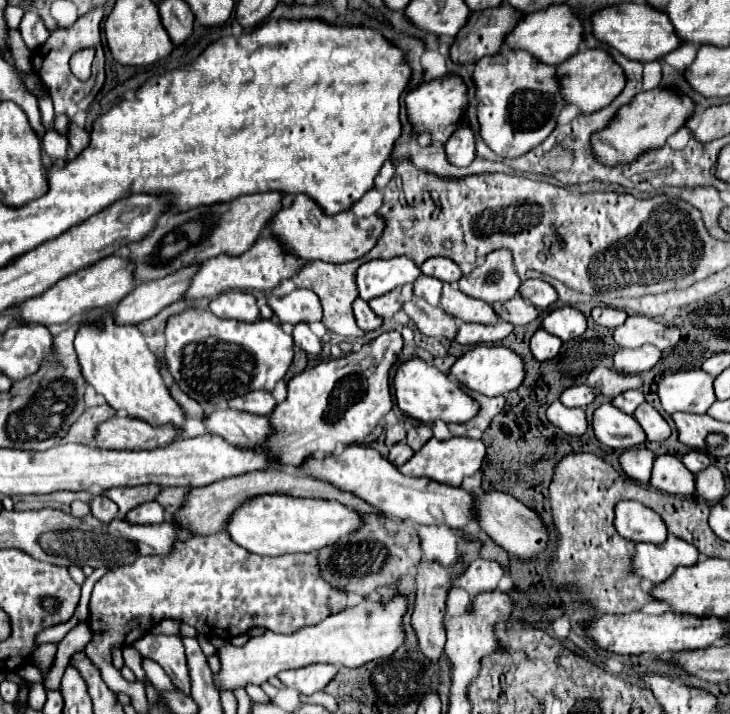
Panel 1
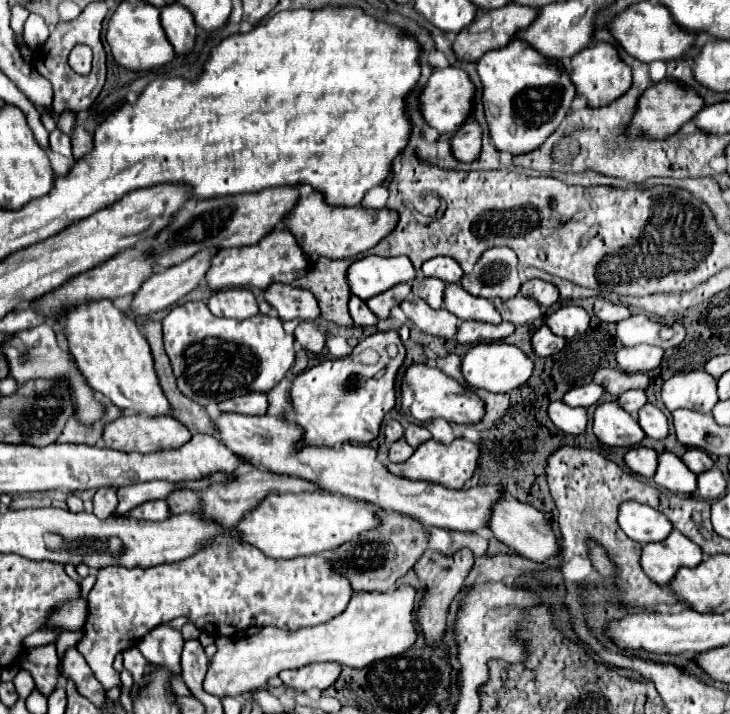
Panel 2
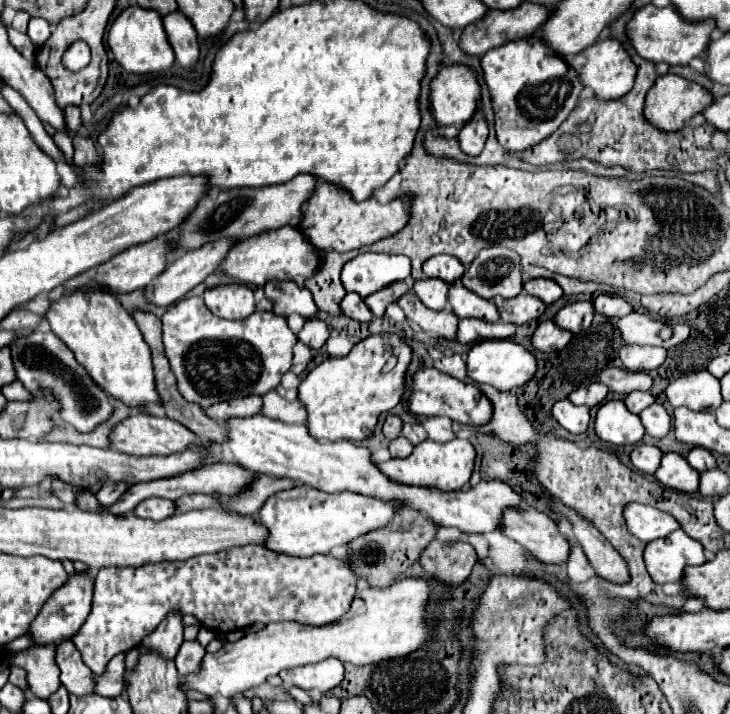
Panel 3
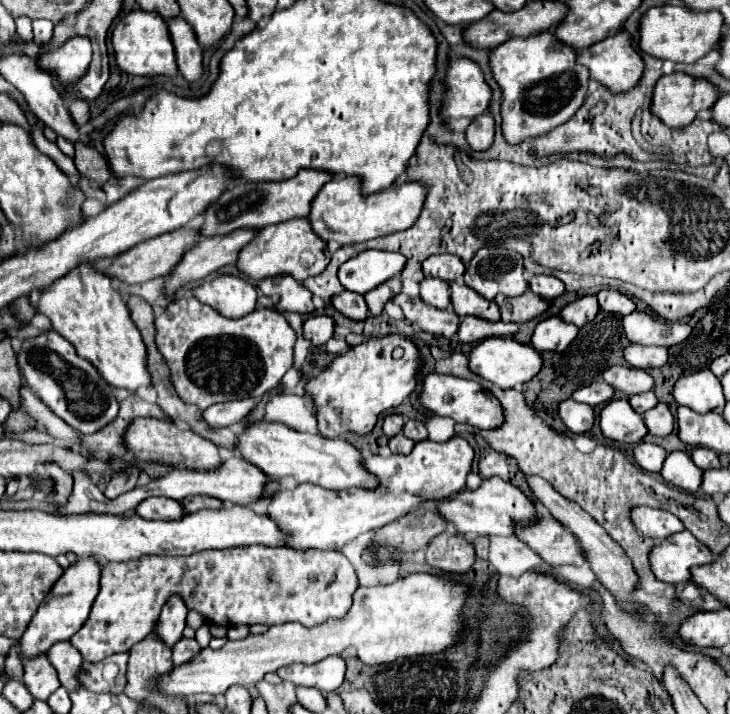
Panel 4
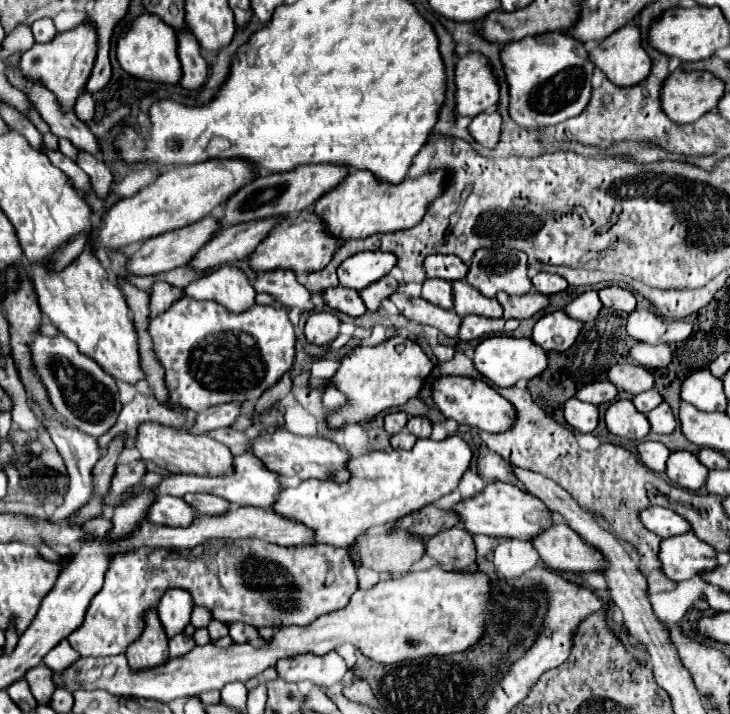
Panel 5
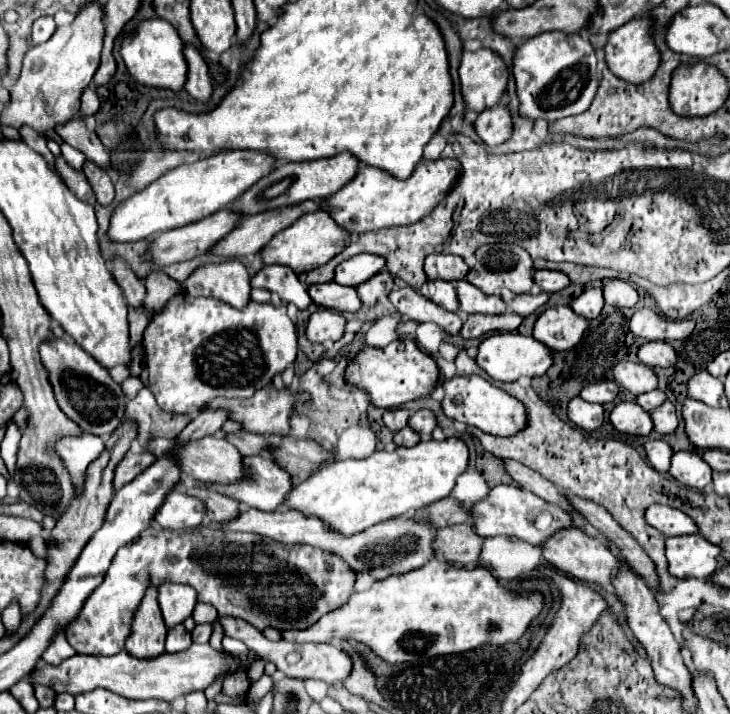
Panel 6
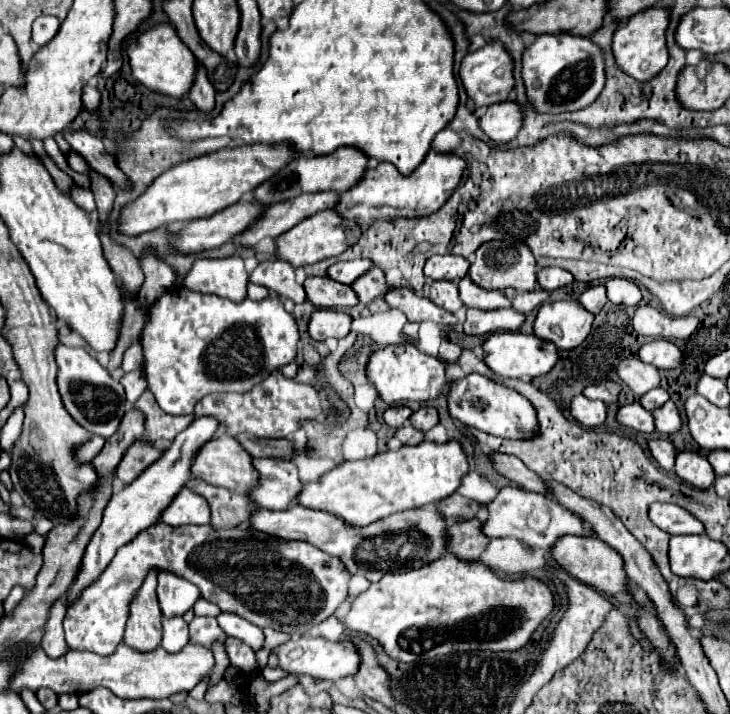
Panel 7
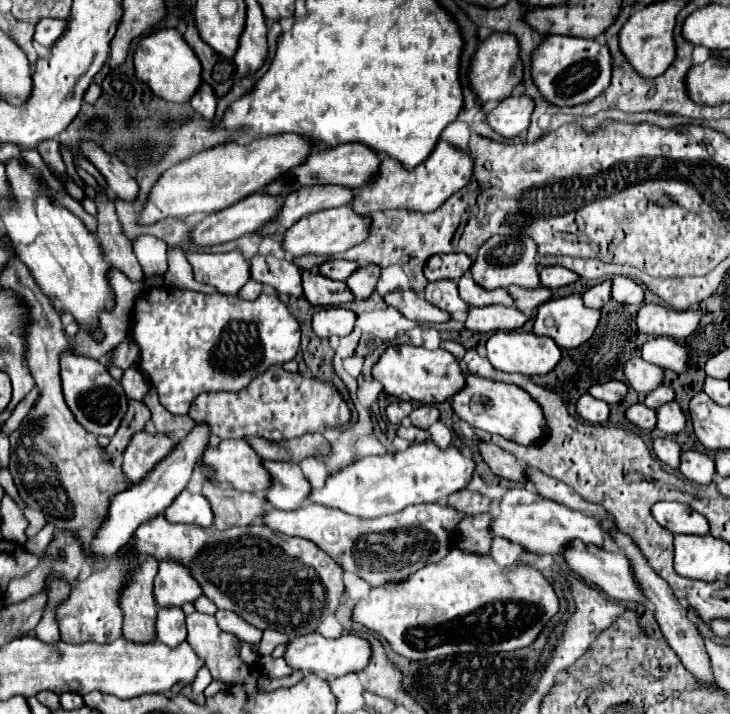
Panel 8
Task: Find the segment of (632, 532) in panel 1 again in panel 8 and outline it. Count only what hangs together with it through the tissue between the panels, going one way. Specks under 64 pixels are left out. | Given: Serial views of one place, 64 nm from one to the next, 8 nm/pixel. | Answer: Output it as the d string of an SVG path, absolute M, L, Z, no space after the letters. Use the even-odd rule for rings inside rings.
M658 502L652 506L652 516L674 534L710 534L706 516L680 502Z

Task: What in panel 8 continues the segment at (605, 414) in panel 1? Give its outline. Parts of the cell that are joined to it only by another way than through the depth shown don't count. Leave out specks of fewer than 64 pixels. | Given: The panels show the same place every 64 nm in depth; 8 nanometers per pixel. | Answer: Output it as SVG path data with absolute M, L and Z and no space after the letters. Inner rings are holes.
M634 404L626 410L626 418L646 430L654 430L656 428L656 410L644 406L644 404Z

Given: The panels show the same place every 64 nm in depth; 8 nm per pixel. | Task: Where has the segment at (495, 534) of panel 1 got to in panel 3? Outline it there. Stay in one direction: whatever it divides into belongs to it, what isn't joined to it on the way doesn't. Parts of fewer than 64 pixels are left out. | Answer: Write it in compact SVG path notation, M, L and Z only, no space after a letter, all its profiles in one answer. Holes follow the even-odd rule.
M534 508L518 512L506 510L502 534L520 542L544 564L566 564L570 558L570 542L560 534L558 524L548 514Z

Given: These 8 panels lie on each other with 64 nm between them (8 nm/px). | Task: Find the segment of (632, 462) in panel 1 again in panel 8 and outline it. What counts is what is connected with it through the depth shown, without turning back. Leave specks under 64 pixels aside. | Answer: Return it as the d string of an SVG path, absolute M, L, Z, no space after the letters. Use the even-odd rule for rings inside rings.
M656 438L654 440L654 452L658 454L658 458L670 466L670 468L678 468L680 466L680 454L682 454L682 448L676 440L670 440L670 438Z

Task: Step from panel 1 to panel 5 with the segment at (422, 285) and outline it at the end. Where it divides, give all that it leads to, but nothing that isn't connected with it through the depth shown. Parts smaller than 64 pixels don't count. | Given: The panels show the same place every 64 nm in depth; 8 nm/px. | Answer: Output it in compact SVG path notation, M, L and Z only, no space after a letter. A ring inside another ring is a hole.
M426 280L422 284L422 298L440 306L440 308L446 308L446 310L452 310L454 308L454 298L452 298L452 284L448 280Z

